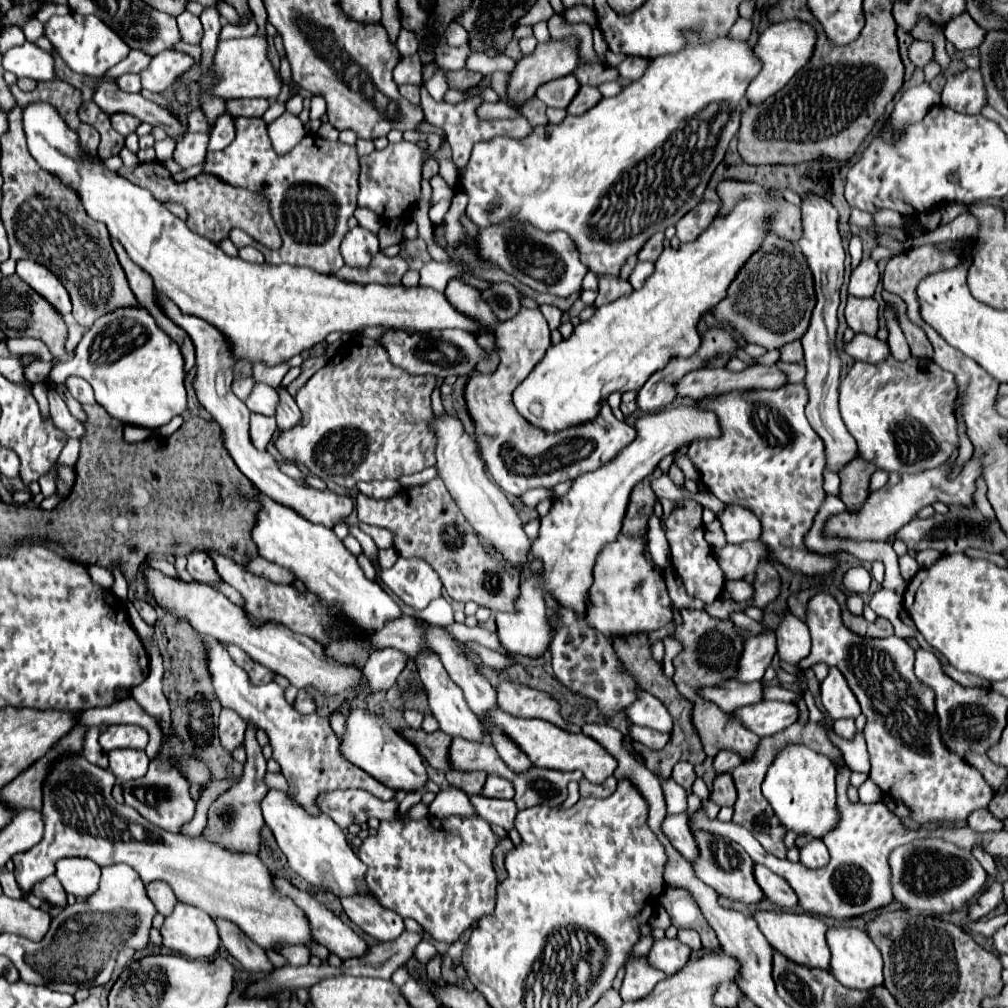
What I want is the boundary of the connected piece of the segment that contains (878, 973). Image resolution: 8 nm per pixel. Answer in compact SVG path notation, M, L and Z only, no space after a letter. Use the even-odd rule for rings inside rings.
M831 927L827 931L827 945L831 949L831 973L835 979L845 985L847 989L873 989L875 985L883 985L883 959L875 943L867 937L865 931L855 927Z

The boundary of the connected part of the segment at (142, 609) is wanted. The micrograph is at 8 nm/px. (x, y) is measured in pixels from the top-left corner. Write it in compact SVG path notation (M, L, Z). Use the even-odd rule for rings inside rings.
M135 599L133 605L135 605L135 609L139 611L139 615L143 617L143 621L147 621L147 625L155 625L155 609L153 609L147 601Z

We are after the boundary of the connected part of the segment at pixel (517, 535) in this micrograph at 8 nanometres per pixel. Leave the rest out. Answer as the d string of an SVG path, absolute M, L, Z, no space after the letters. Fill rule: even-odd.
M443 417L435 419L435 433L437 433L437 447L435 447L435 457L437 457L437 469L439 477L445 481L449 493L457 501L461 513L465 519L471 523L471 527L483 537L485 543L493 545L497 551L503 553L503 557L519 569L525 567L527 563L527 553L529 553L529 537L523 533L523 523L517 517L515 509L507 501L505 493L491 481L487 479L483 471L483 463L477 455L475 441L467 435L463 429L461 421L457 417Z

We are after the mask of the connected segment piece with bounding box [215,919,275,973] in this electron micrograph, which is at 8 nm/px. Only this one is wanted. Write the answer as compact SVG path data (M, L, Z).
M215 919L217 927L219 927L219 937L223 947L247 969L253 973L271 973L275 967L269 961L267 953L255 945L239 927L235 927L231 921L219 921Z

